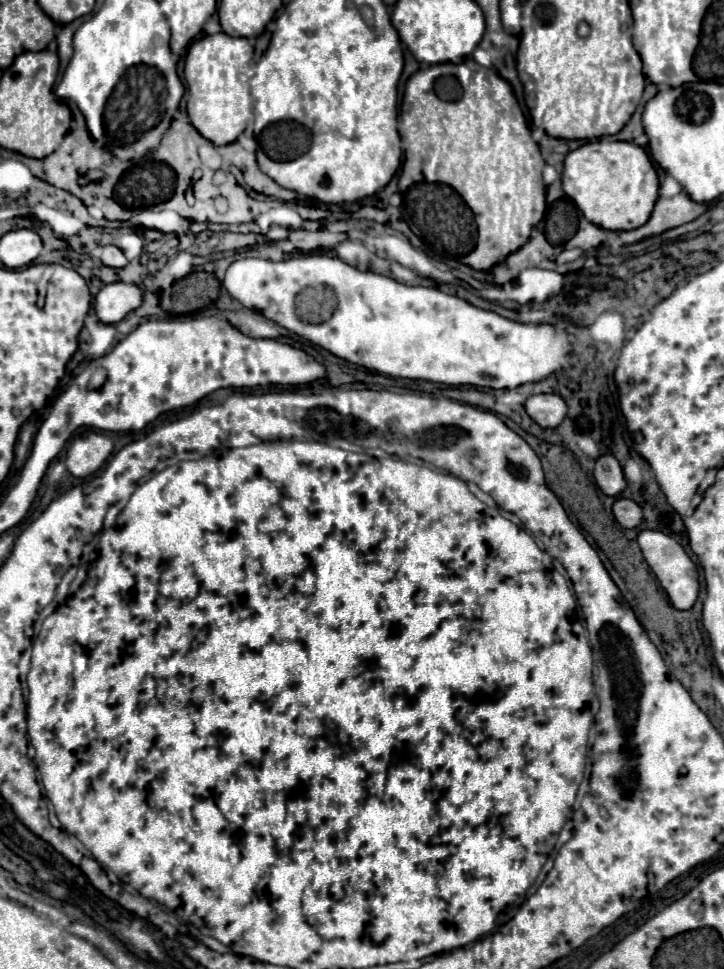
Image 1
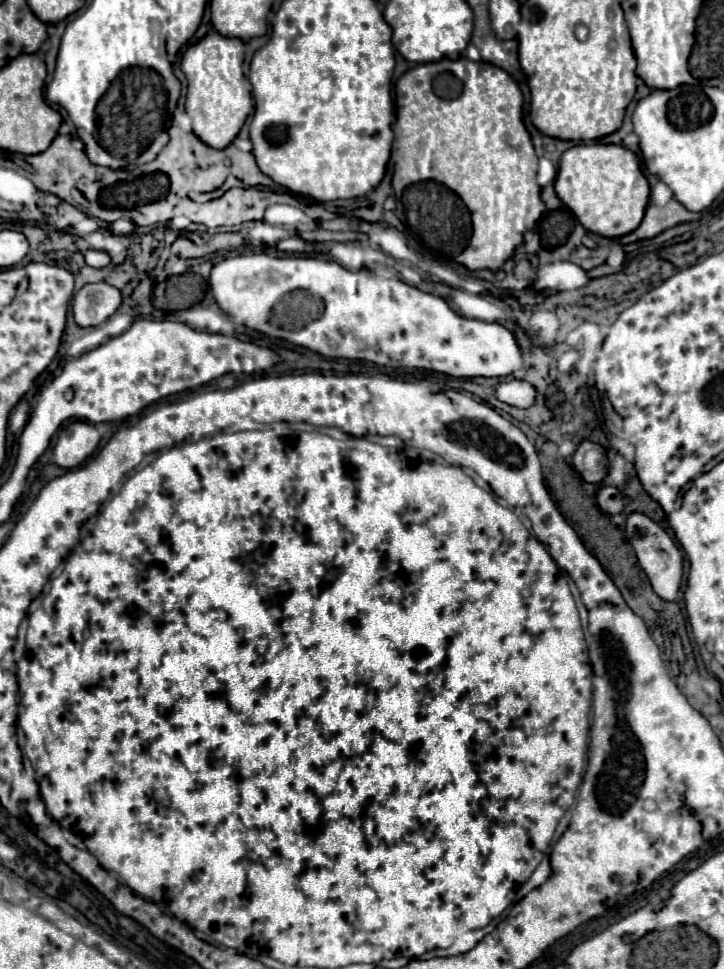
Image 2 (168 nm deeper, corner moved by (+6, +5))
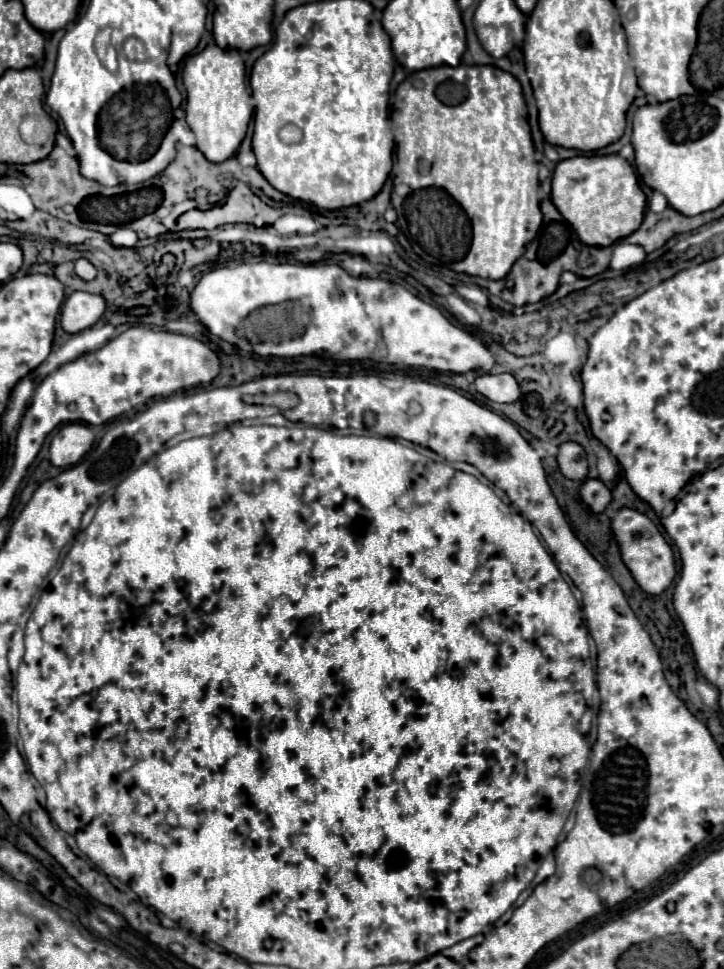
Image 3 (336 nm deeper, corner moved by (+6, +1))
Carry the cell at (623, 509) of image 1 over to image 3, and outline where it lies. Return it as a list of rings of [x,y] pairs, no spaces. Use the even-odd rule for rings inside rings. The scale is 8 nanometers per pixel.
[[[586,479],[580,487],[580,495],[594,513],[602,513],[612,501],[610,489],[600,479]]]

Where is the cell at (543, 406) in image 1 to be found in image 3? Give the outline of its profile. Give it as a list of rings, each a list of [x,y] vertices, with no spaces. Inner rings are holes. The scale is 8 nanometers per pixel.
[[[508,373],[482,375],[476,379],[474,387],[478,393],[482,393],[484,397],[488,397],[494,403],[514,403],[522,395],[518,381]]]

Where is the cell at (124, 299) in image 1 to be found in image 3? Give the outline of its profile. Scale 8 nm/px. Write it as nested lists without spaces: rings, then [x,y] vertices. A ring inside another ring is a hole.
[[[76,291],[72,293],[62,307],[60,325],[66,333],[78,333],[96,325],[106,311],[106,299],[96,293]]]

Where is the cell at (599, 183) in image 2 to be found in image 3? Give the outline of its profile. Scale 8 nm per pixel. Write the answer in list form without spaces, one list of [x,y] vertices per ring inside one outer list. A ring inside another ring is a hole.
[[[578,155],[556,165],[552,177],[552,203],[574,227],[582,243],[608,247],[640,227],[646,209],[646,195],[638,185],[632,165],[624,157]]]

